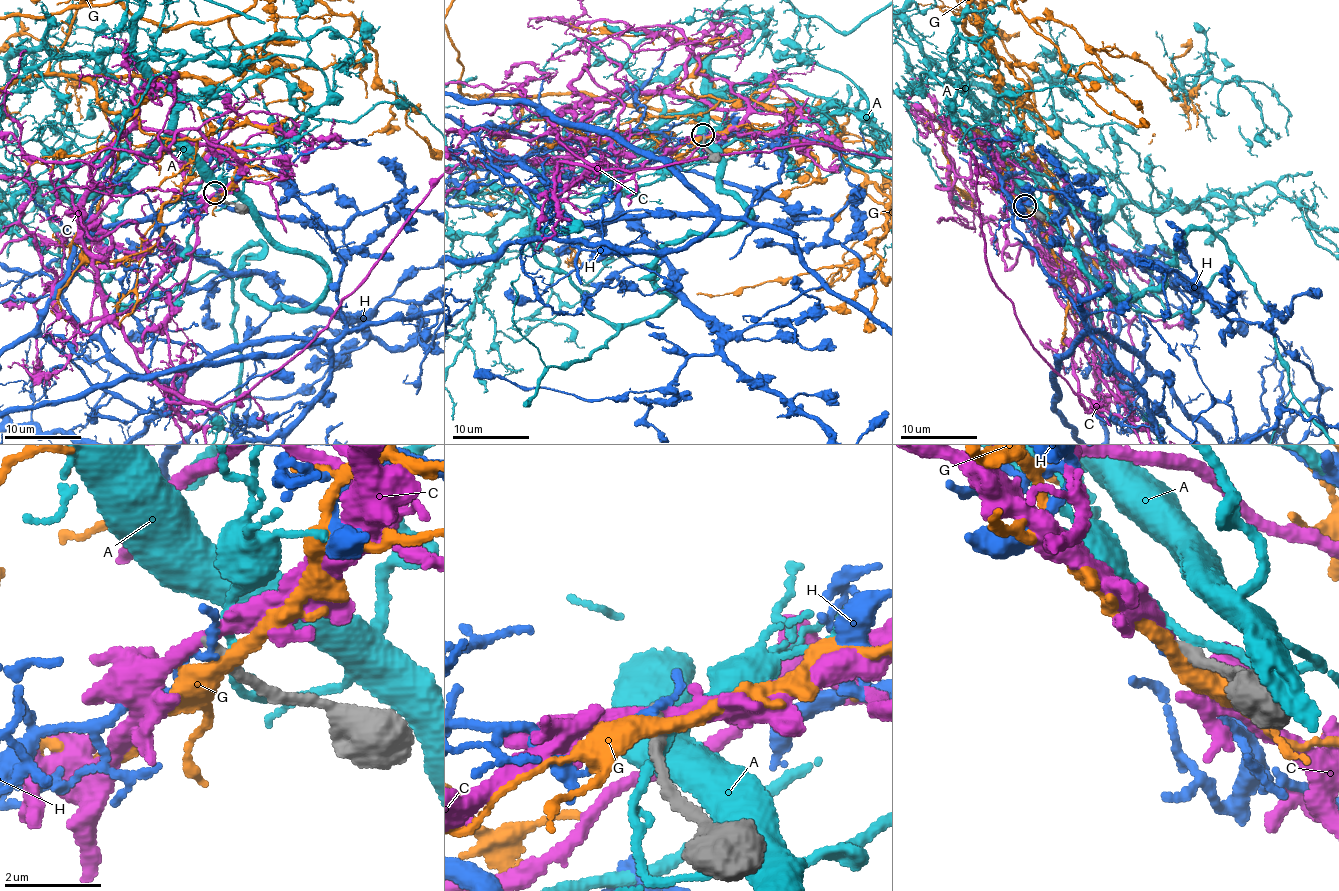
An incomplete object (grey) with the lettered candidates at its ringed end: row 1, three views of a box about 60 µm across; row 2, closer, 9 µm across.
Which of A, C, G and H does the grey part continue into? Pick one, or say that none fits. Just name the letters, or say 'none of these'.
none of these

